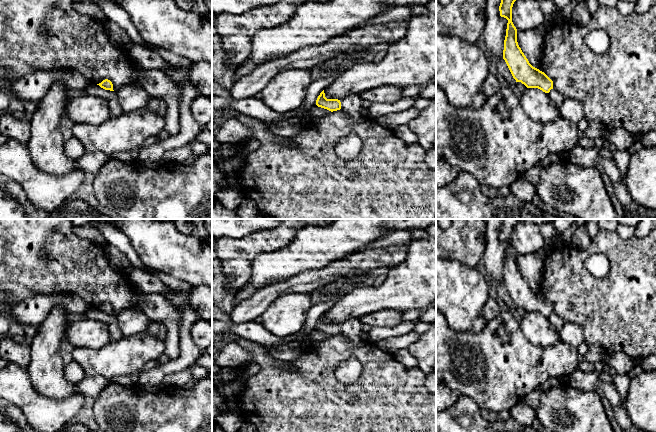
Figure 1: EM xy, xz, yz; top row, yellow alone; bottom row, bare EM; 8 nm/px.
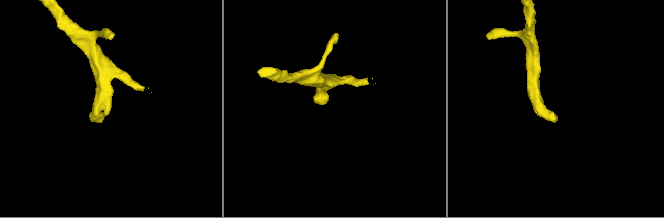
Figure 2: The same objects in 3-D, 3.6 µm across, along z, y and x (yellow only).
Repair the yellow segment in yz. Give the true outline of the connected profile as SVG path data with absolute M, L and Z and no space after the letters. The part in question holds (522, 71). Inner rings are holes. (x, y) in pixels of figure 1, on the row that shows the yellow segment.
M501 0L500 16L508 20L504 40L503 59L513 78L527 88L538 88L545 93L553 89L553 81L542 71L533 67L517 42L517 29L512 22L512 7L516 0Z

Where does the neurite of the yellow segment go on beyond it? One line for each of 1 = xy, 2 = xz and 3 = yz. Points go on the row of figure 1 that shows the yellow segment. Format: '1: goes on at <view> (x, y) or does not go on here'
1: does not go on here
2: does not go on here
3: does not go on here

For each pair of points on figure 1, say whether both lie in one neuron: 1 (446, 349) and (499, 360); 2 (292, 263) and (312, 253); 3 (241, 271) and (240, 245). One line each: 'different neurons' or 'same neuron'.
1: same neuron
2: same neuron
3: same neuron

